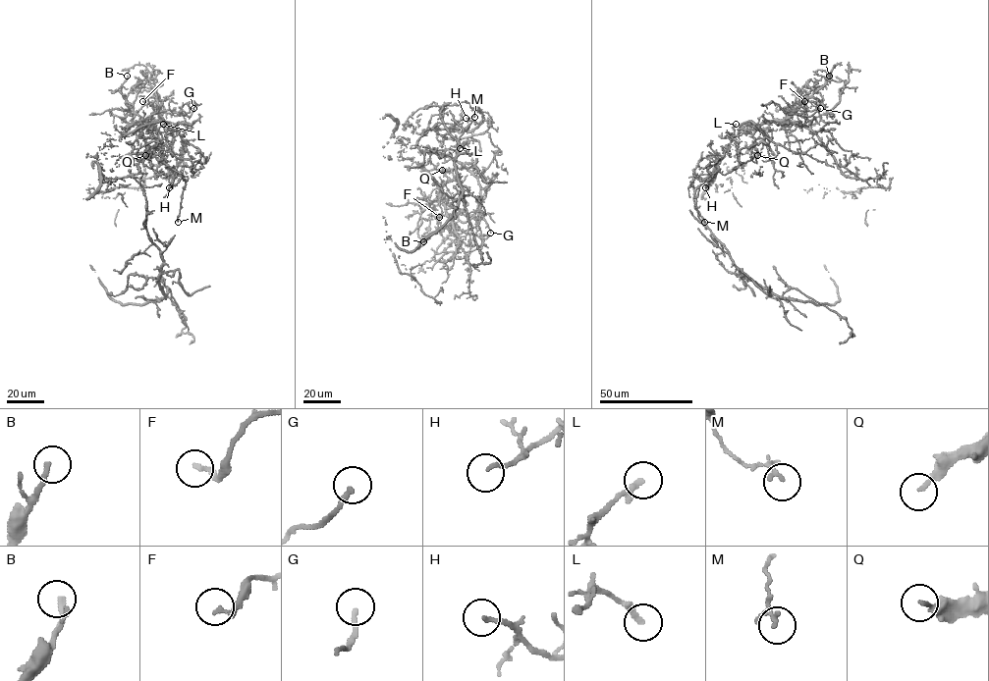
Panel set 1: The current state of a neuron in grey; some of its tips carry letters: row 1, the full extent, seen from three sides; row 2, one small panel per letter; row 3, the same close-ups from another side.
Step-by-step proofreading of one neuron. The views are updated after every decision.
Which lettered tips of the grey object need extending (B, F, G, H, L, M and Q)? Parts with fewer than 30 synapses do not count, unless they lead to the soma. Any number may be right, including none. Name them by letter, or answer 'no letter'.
B, H

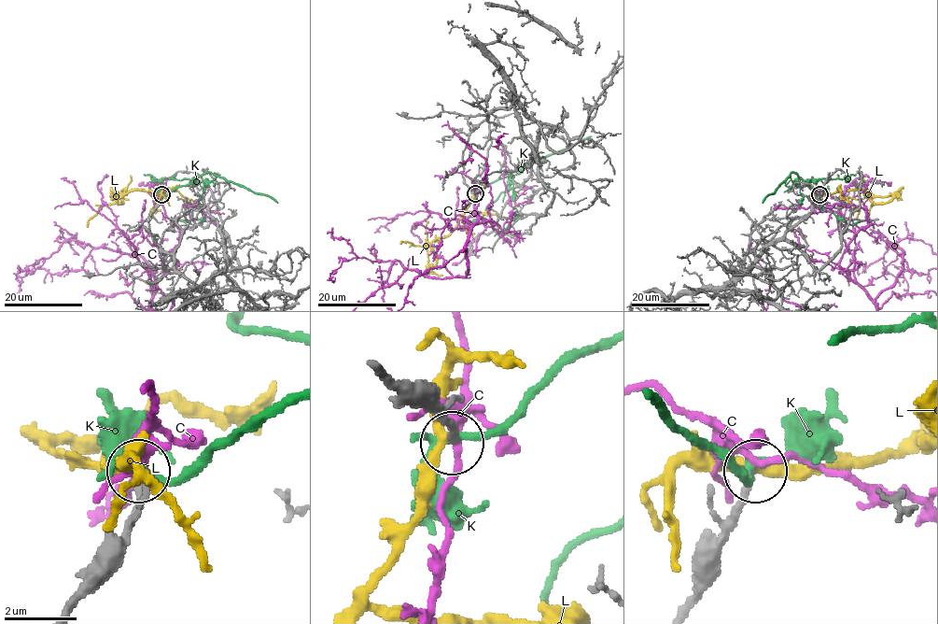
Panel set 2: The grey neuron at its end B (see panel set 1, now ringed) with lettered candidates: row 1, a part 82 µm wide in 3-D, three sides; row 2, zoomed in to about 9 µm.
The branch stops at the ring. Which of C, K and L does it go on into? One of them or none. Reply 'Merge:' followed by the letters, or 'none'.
Merge: none

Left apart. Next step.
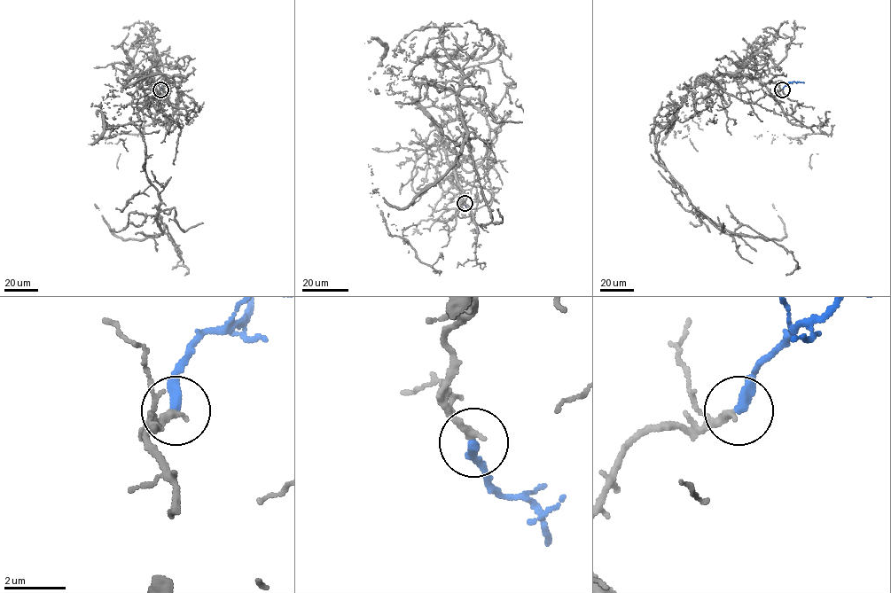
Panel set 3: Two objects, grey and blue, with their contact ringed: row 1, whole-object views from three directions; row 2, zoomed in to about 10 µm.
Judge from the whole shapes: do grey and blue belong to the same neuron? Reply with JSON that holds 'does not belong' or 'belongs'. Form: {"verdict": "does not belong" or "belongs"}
{"verdict": "belongs"}

